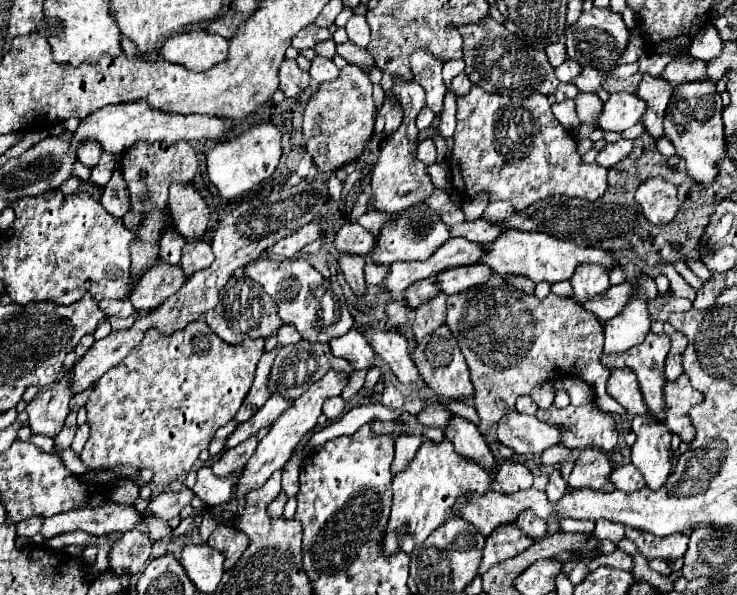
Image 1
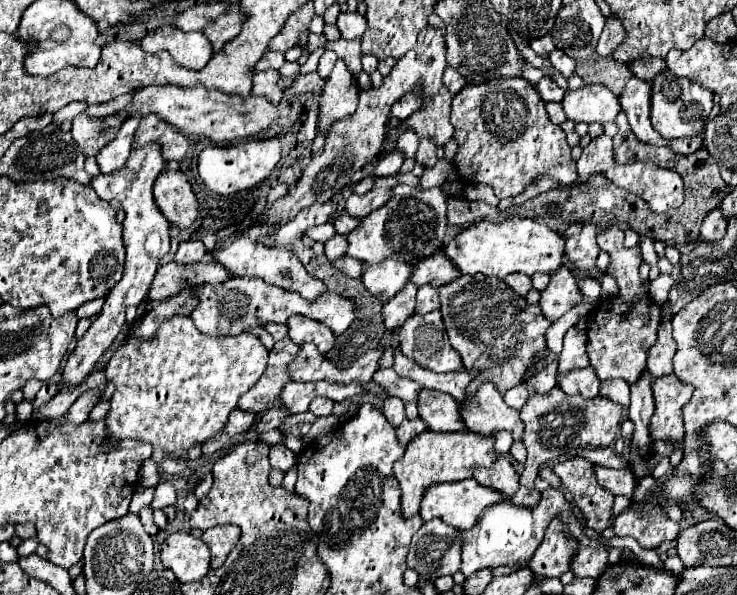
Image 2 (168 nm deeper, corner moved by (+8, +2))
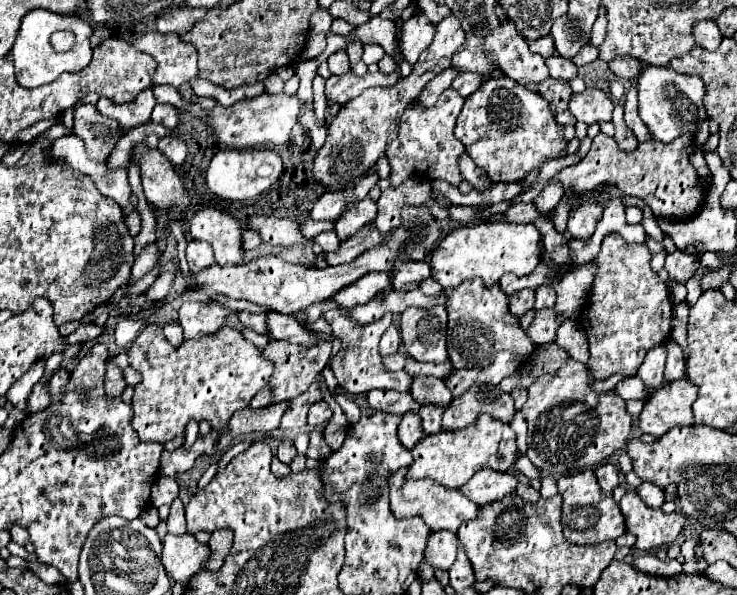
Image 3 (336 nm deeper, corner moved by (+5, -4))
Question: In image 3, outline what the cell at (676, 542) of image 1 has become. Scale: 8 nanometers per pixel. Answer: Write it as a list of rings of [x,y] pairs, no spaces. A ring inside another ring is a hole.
[[[632,491],[622,497],[620,509],[626,519],[626,531],[636,537],[634,547],[642,553],[670,547],[686,523],[682,513],[666,515],[660,509],[652,509]]]

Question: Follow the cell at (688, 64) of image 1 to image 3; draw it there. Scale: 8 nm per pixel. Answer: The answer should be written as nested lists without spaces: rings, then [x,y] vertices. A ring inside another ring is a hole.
[[[634,57],[614,59],[614,61],[610,61],[608,65],[610,65],[610,69],[612,69],[618,77],[628,79],[628,81],[636,81],[638,75],[642,73],[642,67],[644,67],[644,63],[638,61],[638,59],[634,59]]]

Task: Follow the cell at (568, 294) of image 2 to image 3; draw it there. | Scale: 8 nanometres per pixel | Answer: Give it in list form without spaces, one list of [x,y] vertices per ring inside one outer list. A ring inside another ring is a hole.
[[[546,307],[536,311],[534,321],[528,327],[530,339],[534,339],[536,345],[544,345],[544,343],[552,343],[556,339],[556,331],[560,327],[560,319],[554,307]]]

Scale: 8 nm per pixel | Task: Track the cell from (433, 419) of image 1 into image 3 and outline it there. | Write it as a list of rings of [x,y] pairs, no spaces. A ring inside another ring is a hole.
[[[328,311],[326,321],[332,325],[332,331],[342,341],[342,349],[336,357],[330,359],[330,367],[334,369],[336,381],[340,387],[344,387],[348,393],[366,393],[370,389],[394,389],[394,391],[410,391],[412,377],[408,373],[388,373],[382,369],[378,343],[386,327],[392,323],[392,313],[386,315],[386,319],[380,319],[378,323],[368,323],[366,327],[358,327],[358,323],[350,323],[346,315],[338,315],[338,311]]]

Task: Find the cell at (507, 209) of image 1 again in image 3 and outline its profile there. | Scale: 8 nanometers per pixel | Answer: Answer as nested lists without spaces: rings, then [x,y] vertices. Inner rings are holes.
[[[600,133],[586,157],[574,167],[564,167],[552,177],[552,181],[560,183],[564,191],[574,189],[576,193],[592,191],[598,183],[610,183],[616,185],[622,193],[642,199],[654,211],[654,215],[692,213],[702,199],[698,191],[698,175],[694,173],[686,153],[686,145],[692,143],[692,139],[694,135],[684,135],[672,143],[660,143],[654,139],[650,143],[638,145],[634,153],[624,153],[618,149],[614,137]]]

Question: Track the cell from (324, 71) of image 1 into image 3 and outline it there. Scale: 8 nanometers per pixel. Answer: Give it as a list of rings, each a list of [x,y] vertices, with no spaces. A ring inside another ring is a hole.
[[[336,51],[328,57],[328,67],[330,67],[330,73],[332,75],[346,75],[350,71],[350,65],[348,65],[348,55],[346,51]]]

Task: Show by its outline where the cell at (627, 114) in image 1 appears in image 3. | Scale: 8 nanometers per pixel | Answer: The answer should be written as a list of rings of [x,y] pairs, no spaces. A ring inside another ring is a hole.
[[[586,89],[584,93],[570,97],[568,109],[576,117],[576,121],[592,125],[592,123],[602,123],[602,121],[612,121],[614,103],[604,91]]]

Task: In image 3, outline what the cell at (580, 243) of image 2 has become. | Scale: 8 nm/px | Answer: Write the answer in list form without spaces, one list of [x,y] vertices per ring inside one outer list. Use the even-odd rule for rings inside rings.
[[[584,203],[574,215],[568,219],[568,231],[574,239],[588,241],[602,217],[602,207],[596,203]]]

